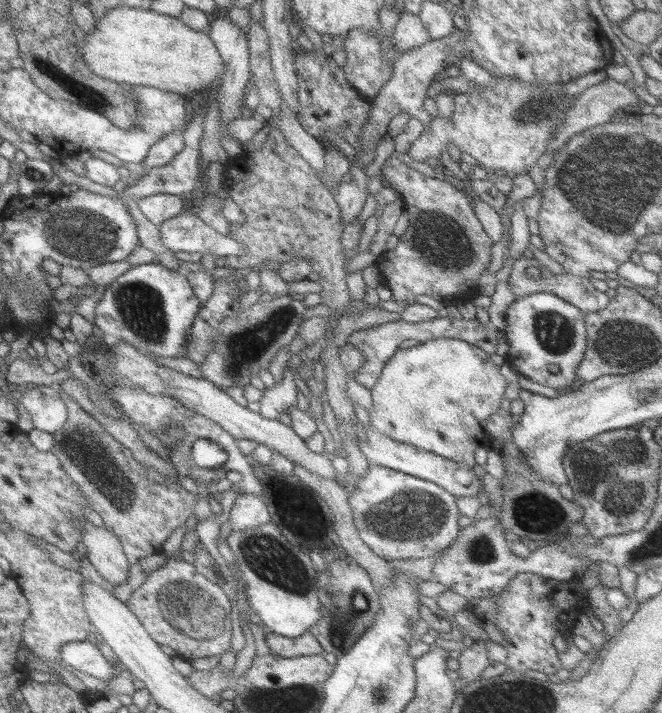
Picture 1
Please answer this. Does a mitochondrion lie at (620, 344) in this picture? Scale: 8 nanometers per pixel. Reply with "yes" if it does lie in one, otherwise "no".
yes

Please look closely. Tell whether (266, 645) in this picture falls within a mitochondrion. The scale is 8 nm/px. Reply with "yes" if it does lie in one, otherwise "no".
no

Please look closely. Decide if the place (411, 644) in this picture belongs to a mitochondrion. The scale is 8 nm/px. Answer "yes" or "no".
no

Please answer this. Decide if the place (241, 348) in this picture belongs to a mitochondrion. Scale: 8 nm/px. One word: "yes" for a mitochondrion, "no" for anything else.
yes

